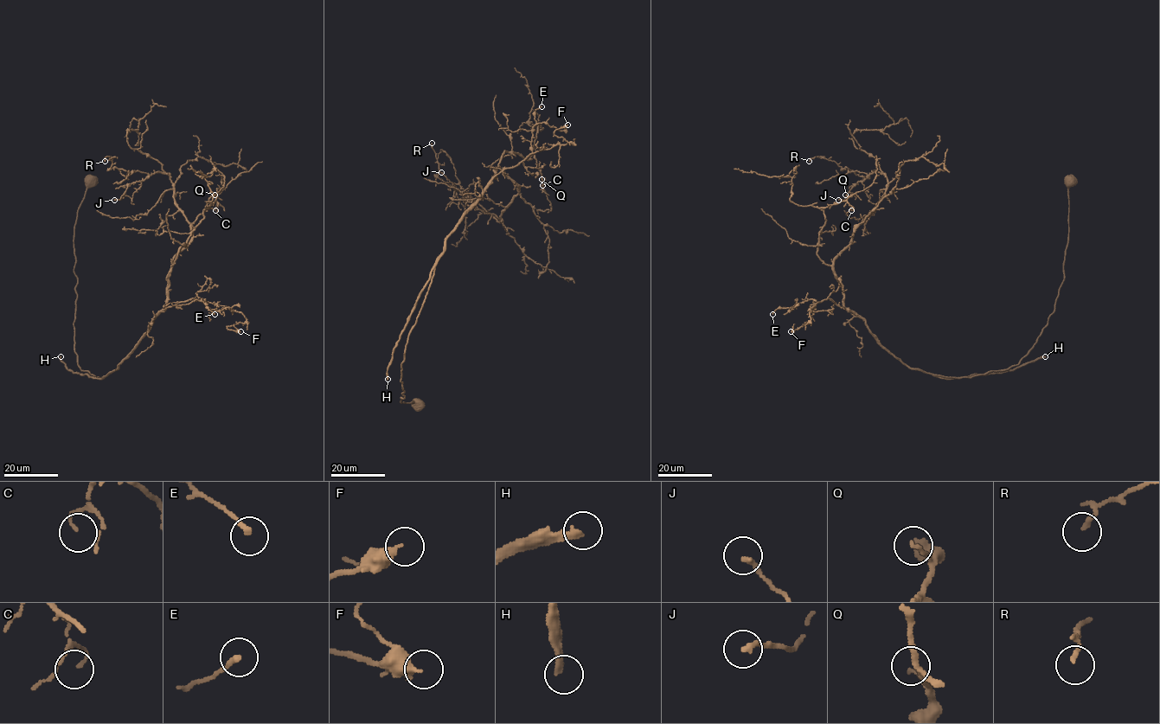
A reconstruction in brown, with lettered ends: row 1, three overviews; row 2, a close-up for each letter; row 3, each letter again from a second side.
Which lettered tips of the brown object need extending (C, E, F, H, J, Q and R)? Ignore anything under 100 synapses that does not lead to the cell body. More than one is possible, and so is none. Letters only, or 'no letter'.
H

